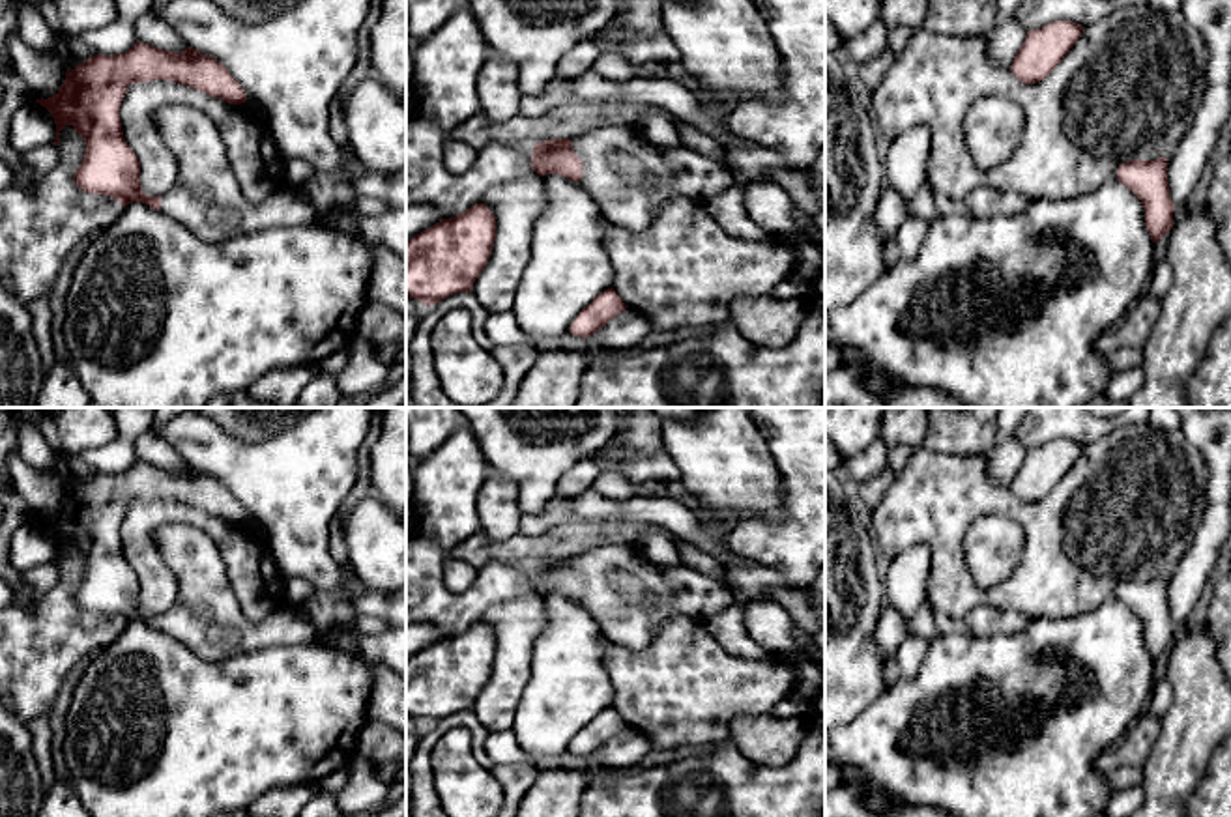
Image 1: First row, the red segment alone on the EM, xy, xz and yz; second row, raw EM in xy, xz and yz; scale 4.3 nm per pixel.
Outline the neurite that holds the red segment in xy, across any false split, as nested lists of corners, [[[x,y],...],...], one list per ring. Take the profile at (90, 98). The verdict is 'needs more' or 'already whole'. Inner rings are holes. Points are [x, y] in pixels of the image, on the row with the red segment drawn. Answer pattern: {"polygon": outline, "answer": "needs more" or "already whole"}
{"polygon": [[[137,41],[123,54],[88,58],[65,71],[52,97],[36,101],[54,118],[56,146],[65,125],[73,125],[86,144],[73,176],[79,189],[110,196],[122,208],[142,202],[210,243],[316,221],[311,200],[290,185],[262,204],[247,202],[217,125],[200,108],[187,105],[167,105],[155,112],[159,135],[176,159],[176,181],[163,196],[146,194],[140,187],[140,163],[123,138],[120,107],[131,84],[148,80],[172,80],[228,105],[247,101],[230,71],[193,47],[176,54]]], "answer": "needs more"}

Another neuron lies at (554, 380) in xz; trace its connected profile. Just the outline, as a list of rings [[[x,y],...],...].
[[[565,348],[539,351],[507,408],[576,408],[589,361],[589,355]]]

